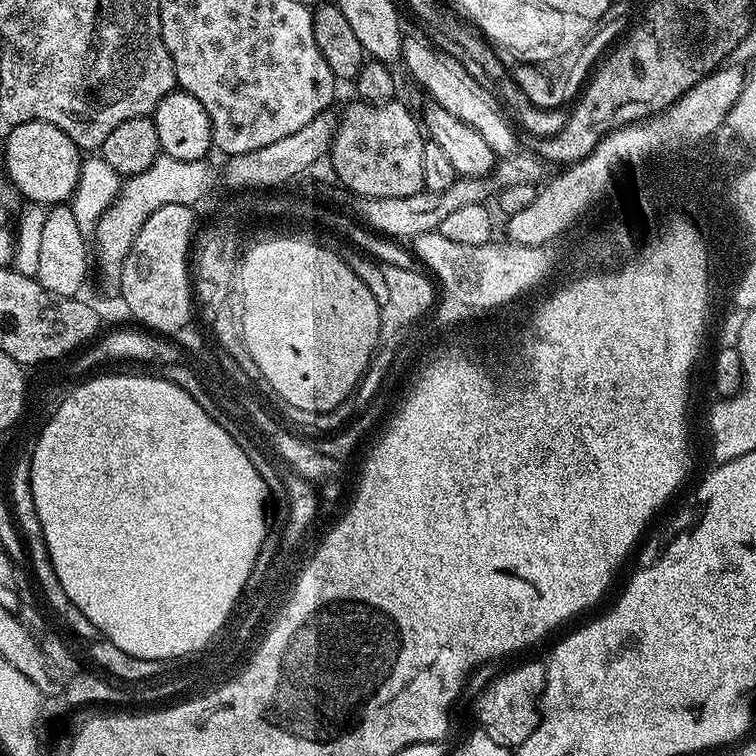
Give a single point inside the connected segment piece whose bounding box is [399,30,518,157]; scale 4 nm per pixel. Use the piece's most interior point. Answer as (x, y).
(446, 79)

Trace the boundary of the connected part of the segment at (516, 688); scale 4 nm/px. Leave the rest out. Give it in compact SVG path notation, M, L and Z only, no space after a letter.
M520 664L517 668L512 668L509 672L504 672L501 676L493 675L487 683L487 687L479 693L476 700L476 720L479 727L490 738L498 742L515 746L526 742L530 734L540 721L540 699L544 697L544 683L546 674L545 665L540 664Z

